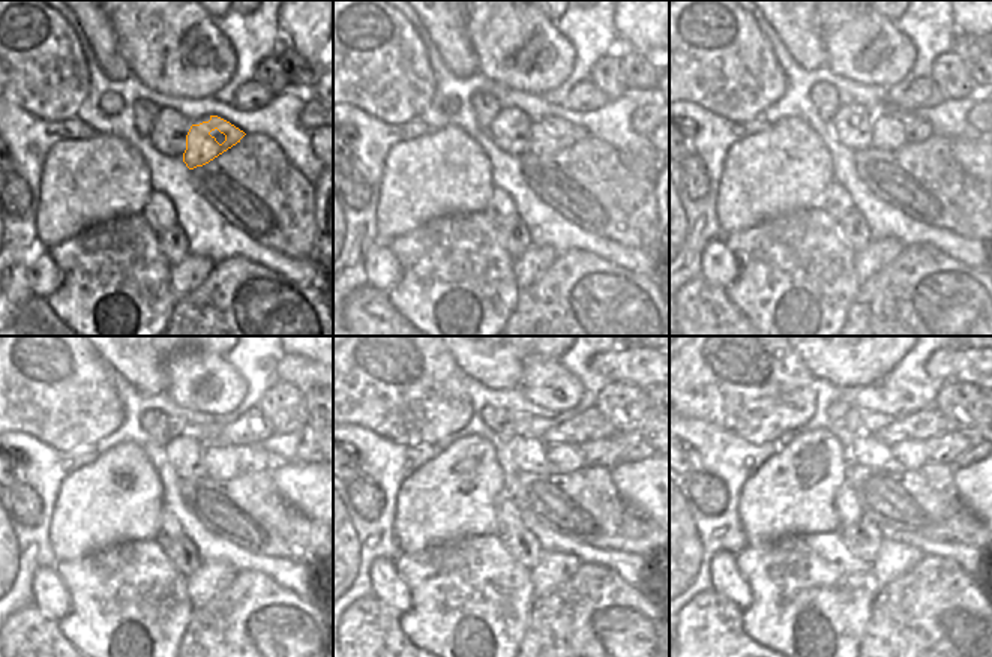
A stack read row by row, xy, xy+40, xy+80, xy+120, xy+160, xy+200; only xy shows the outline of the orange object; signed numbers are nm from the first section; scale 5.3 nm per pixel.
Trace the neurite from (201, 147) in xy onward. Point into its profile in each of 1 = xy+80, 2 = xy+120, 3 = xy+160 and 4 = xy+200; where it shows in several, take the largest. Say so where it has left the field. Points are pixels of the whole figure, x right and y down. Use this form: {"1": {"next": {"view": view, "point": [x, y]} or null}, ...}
{"1": {"next": {"view": "xy+80", "point": [881, 137]}}, "2": {"next": {"view": "xy+120", "point": [212, 450]}}, "3": {"next": {"view": "xy+160", "point": [572, 455]}}, "4": {"next": {"view": "xy+200", "point": [913, 455]}}}

